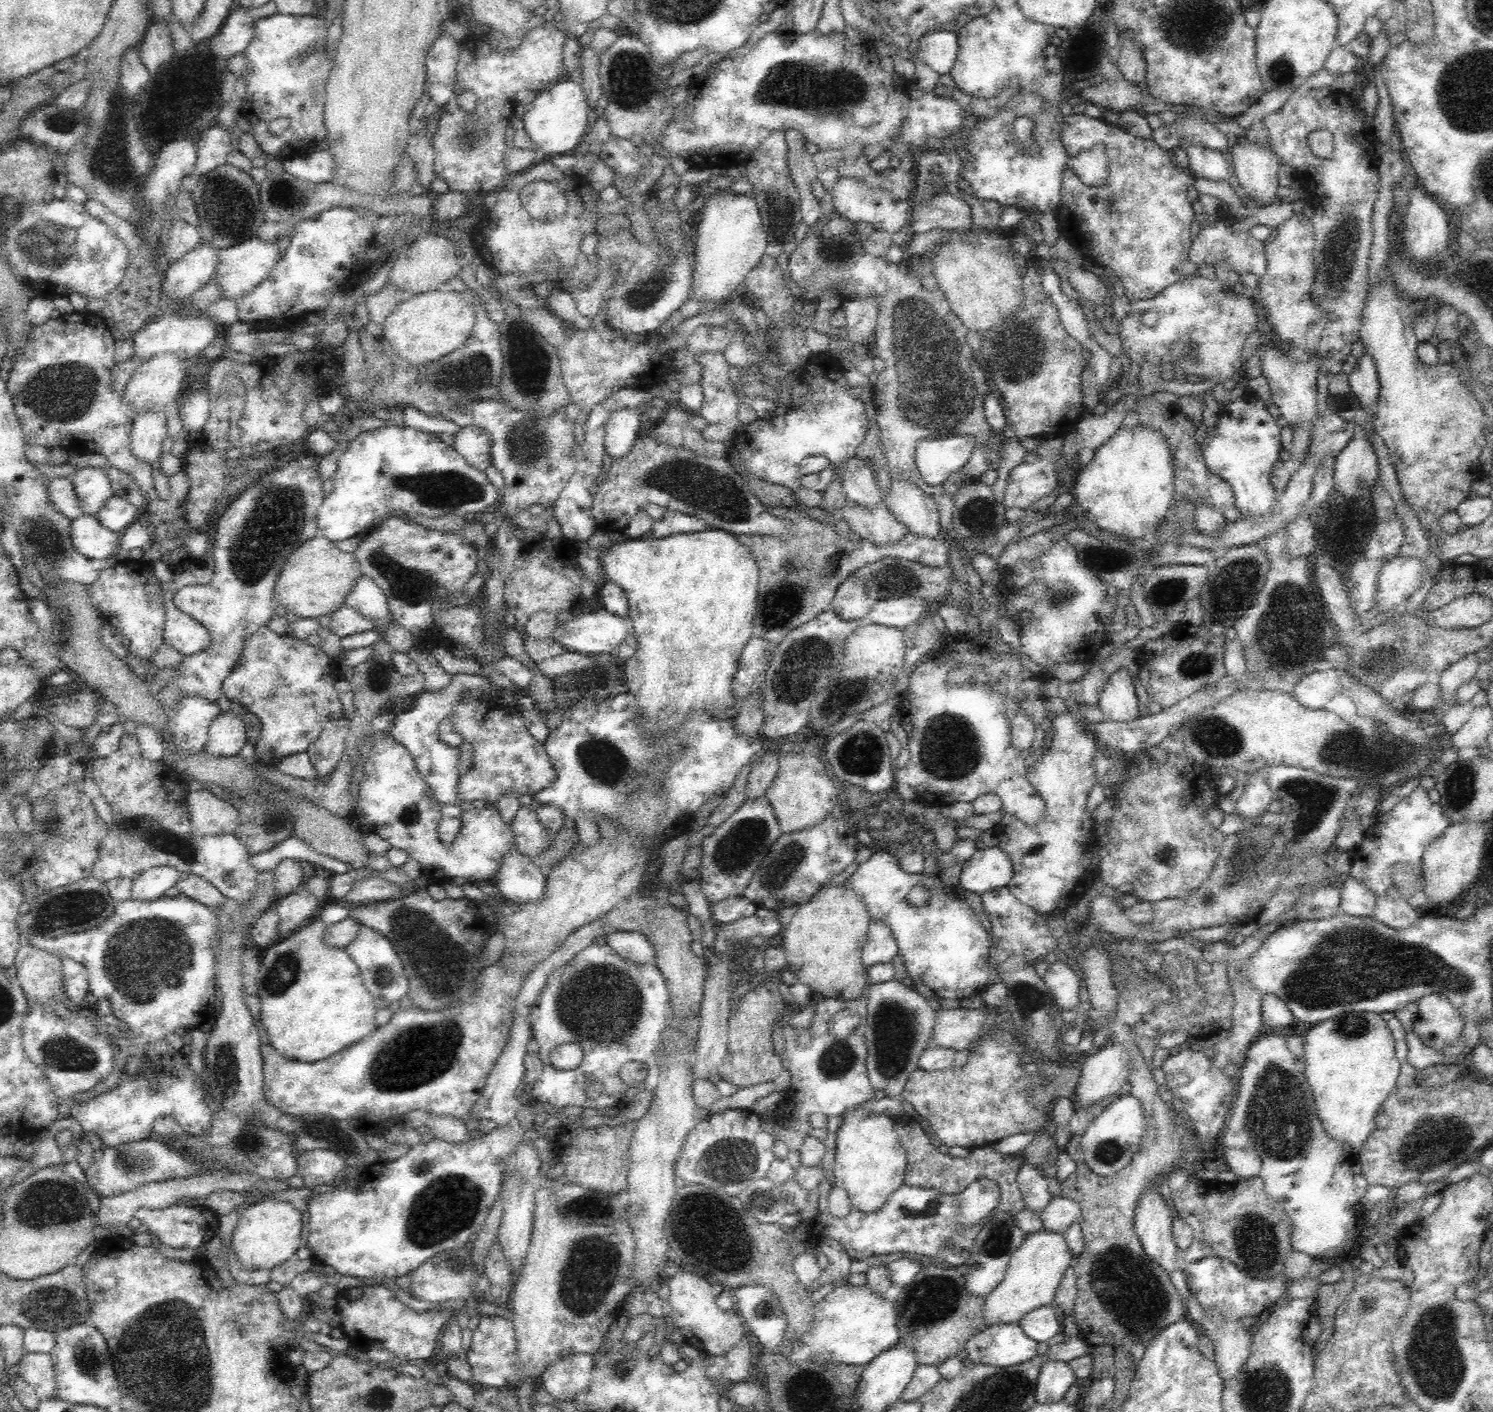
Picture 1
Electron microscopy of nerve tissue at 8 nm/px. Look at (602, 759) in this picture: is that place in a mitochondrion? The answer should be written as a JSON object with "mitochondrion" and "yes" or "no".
{"mitochondrion":"yes"}

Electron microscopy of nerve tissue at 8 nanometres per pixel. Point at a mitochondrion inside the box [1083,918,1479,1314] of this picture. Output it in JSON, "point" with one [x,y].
{"point":[1392,968]}

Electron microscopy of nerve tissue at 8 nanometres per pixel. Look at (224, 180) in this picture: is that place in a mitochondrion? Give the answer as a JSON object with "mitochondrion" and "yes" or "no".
{"mitochondrion":"yes"}

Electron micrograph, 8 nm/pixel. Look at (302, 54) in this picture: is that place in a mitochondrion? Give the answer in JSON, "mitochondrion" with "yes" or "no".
{"mitochondrion":"yes"}

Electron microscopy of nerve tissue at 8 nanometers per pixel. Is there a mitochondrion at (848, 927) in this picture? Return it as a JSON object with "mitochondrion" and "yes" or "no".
{"mitochondrion":"no"}

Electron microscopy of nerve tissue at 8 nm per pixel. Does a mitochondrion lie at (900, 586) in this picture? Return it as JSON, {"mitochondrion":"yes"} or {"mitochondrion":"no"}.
{"mitochondrion":"yes"}

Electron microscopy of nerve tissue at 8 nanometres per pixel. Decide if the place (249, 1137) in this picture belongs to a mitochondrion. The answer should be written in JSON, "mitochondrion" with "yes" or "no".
{"mitochondrion":"yes"}

